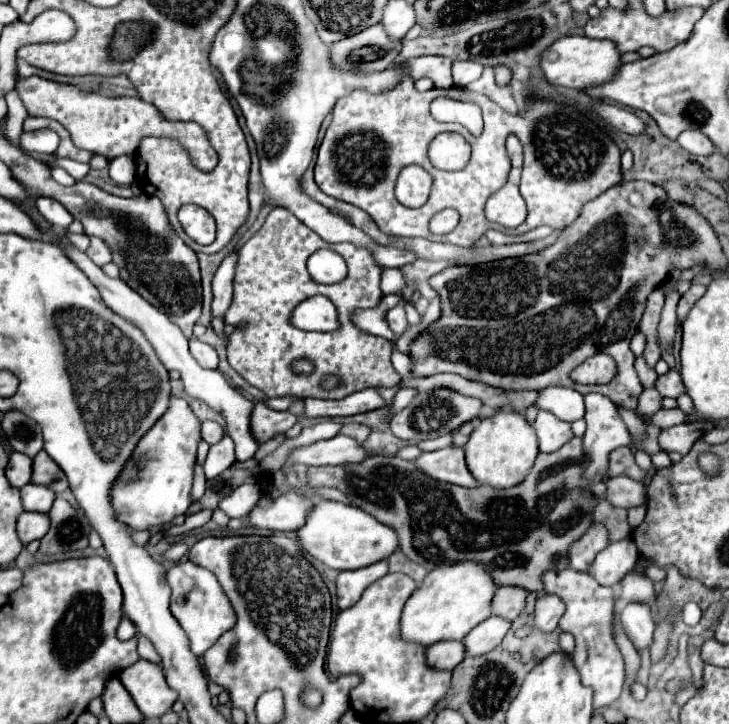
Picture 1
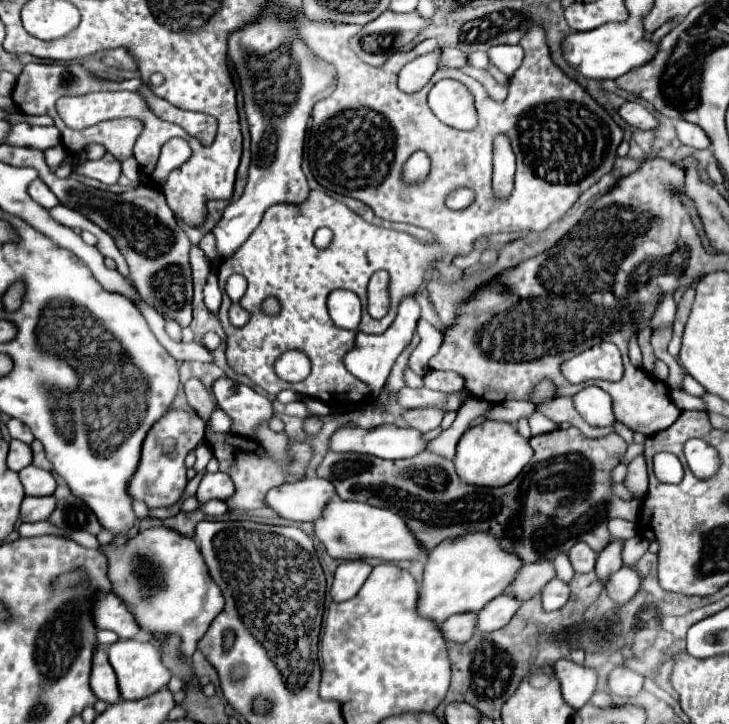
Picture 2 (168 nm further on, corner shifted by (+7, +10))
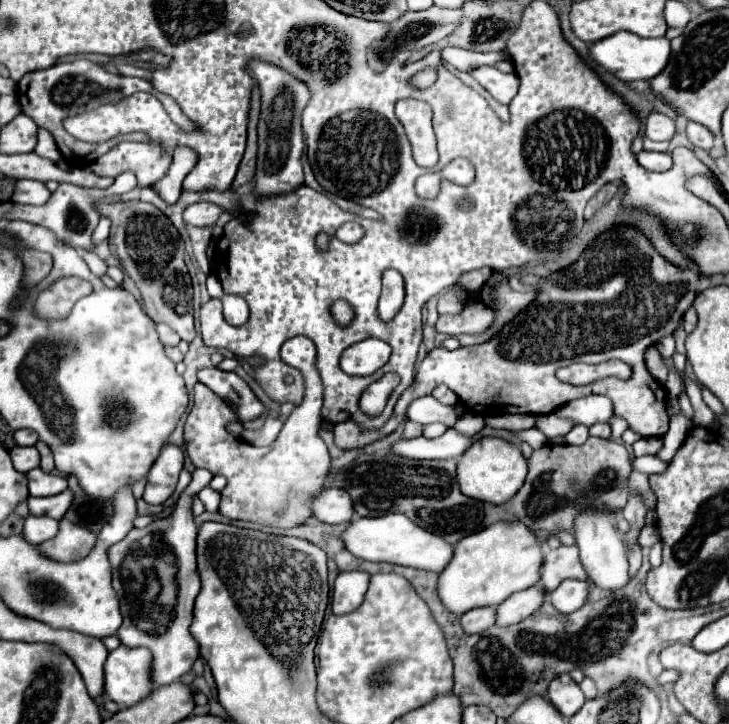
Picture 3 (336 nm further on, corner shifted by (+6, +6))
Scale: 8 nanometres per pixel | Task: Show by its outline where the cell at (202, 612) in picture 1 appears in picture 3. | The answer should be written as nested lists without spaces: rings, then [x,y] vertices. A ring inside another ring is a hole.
[[[196,468],[192,472],[192,482],[178,496],[176,508],[170,516],[156,520],[142,530],[130,530],[124,540],[120,540],[118,544],[114,544],[110,548],[110,562],[114,568],[112,584],[120,596],[120,612],[124,616],[124,622],[118,628],[116,636],[126,646],[146,646],[152,652],[150,680],[152,680],[154,688],[172,684],[180,676],[190,672],[194,660],[200,654],[198,642],[188,632],[188,628],[192,624],[194,598],[200,592],[200,580],[198,580],[198,570],[196,570],[196,532],[198,532],[198,526],[196,526],[194,514],[192,514],[192,500],[204,486],[208,486],[210,480],[212,480],[212,474],[208,470]]]

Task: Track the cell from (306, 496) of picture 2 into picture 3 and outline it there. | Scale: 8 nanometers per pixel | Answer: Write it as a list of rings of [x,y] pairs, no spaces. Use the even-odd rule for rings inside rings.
[[[328,488],[320,492],[312,502],[314,516],[326,524],[342,524],[354,518],[352,498],[342,488]]]

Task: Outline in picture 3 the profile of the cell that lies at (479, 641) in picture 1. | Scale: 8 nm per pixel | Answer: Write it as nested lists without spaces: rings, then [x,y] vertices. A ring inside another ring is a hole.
[[[534,586],[534,588],[526,588],[522,592],[518,592],[518,596],[510,596],[510,600],[506,600],[506,604],[498,606],[498,626],[510,626],[510,624],[518,624],[524,618],[528,618],[530,614],[534,614],[546,600],[548,592],[542,586]]]

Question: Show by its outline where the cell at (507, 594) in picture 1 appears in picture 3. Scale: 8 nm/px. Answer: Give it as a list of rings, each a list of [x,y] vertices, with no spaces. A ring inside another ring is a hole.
[[[560,546],[556,550],[550,550],[546,554],[546,564],[542,568],[538,586],[548,588],[552,592],[566,578],[576,578],[576,580],[588,578],[586,570],[580,562],[580,556],[578,556],[578,546]]]

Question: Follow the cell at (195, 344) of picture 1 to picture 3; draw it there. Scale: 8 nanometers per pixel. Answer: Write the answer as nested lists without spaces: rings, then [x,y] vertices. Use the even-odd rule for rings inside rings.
[[[156,324],[156,332],[158,332],[158,336],[160,336],[160,342],[164,344],[164,346],[178,346],[178,334],[170,328],[170,326],[166,326],[166,324]]]

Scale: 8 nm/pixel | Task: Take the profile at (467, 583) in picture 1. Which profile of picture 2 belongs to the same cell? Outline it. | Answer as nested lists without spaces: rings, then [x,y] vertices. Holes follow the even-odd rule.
[[[489,534],[445,540],[427,554],[417,614],[443,624],[453,614],[479,612],[489,600],[505,592],[521,566],[521,560],[517,560],[517,556],[509,556],[509,552],[501,552],[501,548],[497,548],[497,540]]]

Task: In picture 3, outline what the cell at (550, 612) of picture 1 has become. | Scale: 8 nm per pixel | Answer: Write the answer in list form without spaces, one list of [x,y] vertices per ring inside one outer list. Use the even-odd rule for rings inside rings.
[[[564,580],[554,592],[550,592],[550,602],[562,614],[572,614],[588,602],[590,582],[588,580]]]

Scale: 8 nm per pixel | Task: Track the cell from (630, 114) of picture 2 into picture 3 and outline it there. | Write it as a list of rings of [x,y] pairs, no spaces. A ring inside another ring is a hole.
[[[654,112],[646,118],[646,136],[650,140],[672,140],[674,134],[676,134],[674,120],[668,118],[666,114]]]

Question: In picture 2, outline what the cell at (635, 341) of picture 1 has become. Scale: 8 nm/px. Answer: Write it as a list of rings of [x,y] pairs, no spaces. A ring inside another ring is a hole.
[[[636,336],[632,337],[629,341],[628,355],[633,365],[642,367],[642,354]]]

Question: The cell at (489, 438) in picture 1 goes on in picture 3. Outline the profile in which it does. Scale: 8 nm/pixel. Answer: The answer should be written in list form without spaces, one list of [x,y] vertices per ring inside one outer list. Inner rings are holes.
[[[482,436],[478,444],[472,444],[458,458],[458,486],[462,494],[490,504],[508,502],[522,488],[526,474],[528,474],[528,466],[520,448],[496,436]]]

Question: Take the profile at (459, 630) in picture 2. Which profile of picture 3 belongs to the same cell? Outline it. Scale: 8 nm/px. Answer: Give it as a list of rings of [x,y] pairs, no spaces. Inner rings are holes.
[[[486,606],[474,608],[464,616],[460,616],[460,622],[466,634],[478,634],[496,624],[496,608],[486,608]]]

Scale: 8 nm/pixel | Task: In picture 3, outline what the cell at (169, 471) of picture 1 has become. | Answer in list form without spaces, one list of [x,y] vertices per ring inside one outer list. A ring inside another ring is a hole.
[[[166,444],[158,456],[158,460],[152,464],[148,472],[148,484],[144,490],[144,502],[148,504],[162,504],[166,502],[178,484],[178,474],[182,470],[184,452],[178,446]]]

